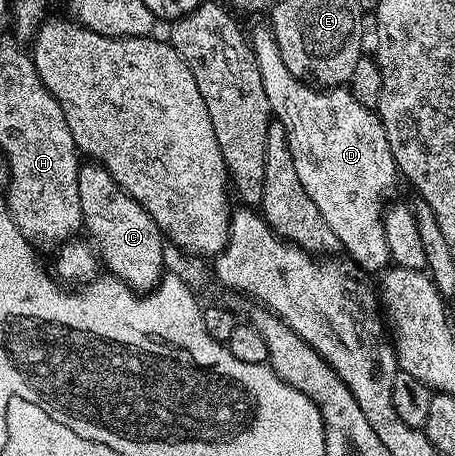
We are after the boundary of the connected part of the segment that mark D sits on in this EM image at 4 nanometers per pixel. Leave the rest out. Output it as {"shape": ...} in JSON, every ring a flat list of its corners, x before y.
{"shape":[[269,27,256,29,254,36,252,32,252,47,256,66,260,66,260,78,264,78,264,94,268,94,273,119,280,121,286,131,292,162,296,162,296,175,300,177,300,186,304,186,308,198,316,202,316,210,324,214,324,222,332,226,332,234,336,234,341,251,353,260,363,273,381,273,391,263,382,217,391,199,389,196,394,188,394,179,399,179,400,176,392,158,392,150,388,146,388,138,384,134,382,119,375,109,360,106,349,87,321,88,311,86,304,80,297,80,292,70,284,66,280,50,274,41,274,34]]}

